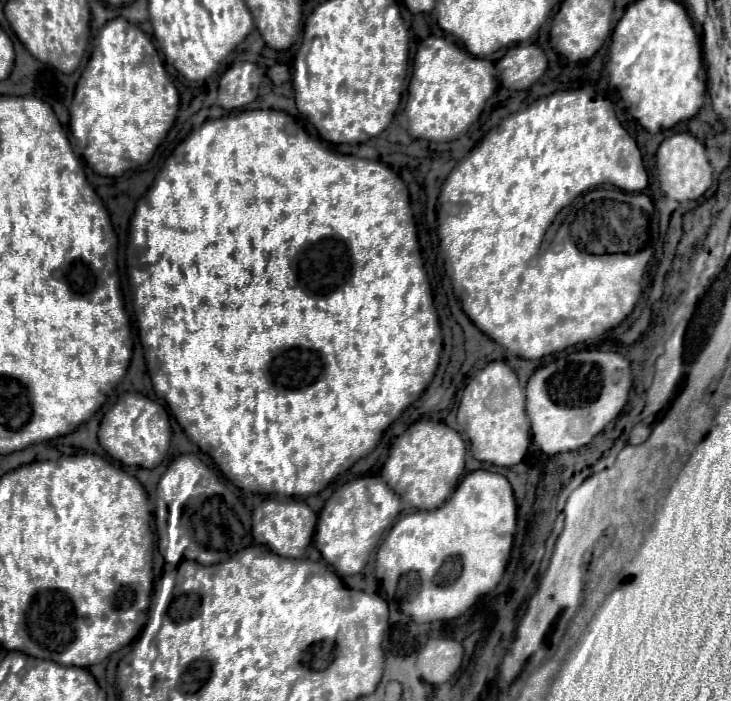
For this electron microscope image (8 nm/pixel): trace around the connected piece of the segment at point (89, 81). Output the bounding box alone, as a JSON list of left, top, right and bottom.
[70,17,178,176]

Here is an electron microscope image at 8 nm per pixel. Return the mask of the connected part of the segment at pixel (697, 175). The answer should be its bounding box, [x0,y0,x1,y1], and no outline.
[656,132,712,200]

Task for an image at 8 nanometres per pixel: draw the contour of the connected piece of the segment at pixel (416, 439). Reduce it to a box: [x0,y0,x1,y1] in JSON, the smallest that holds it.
[382,420,466,510]

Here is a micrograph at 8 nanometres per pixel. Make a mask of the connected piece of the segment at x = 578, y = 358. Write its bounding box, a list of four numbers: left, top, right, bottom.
[526,350,632,456]

